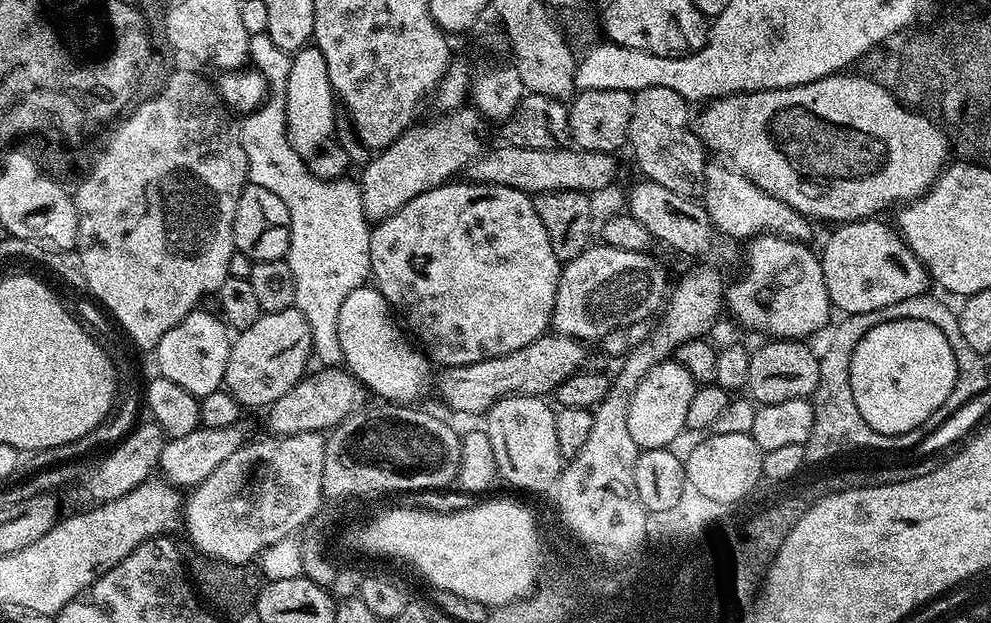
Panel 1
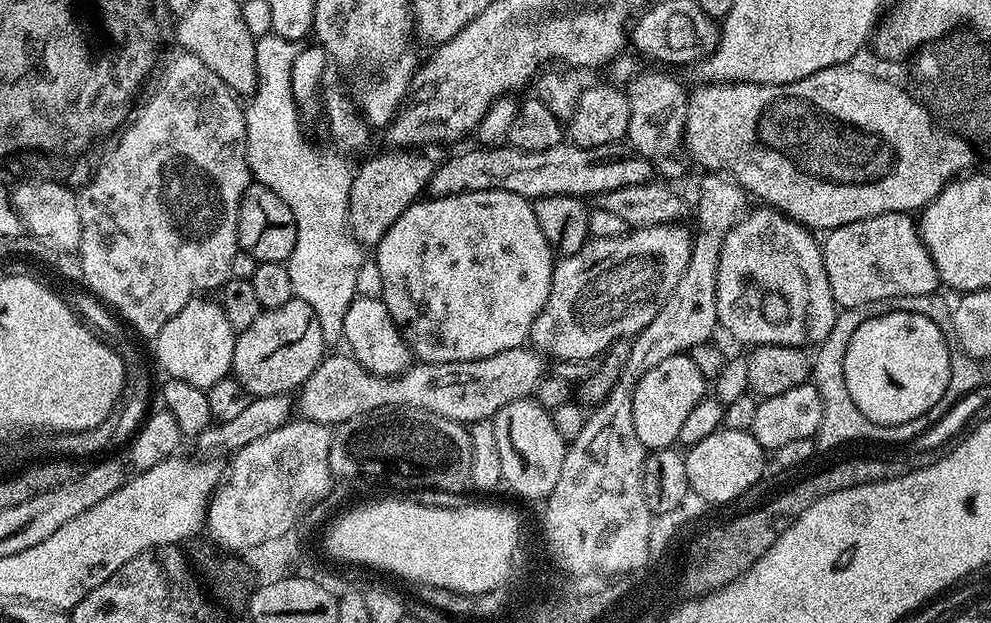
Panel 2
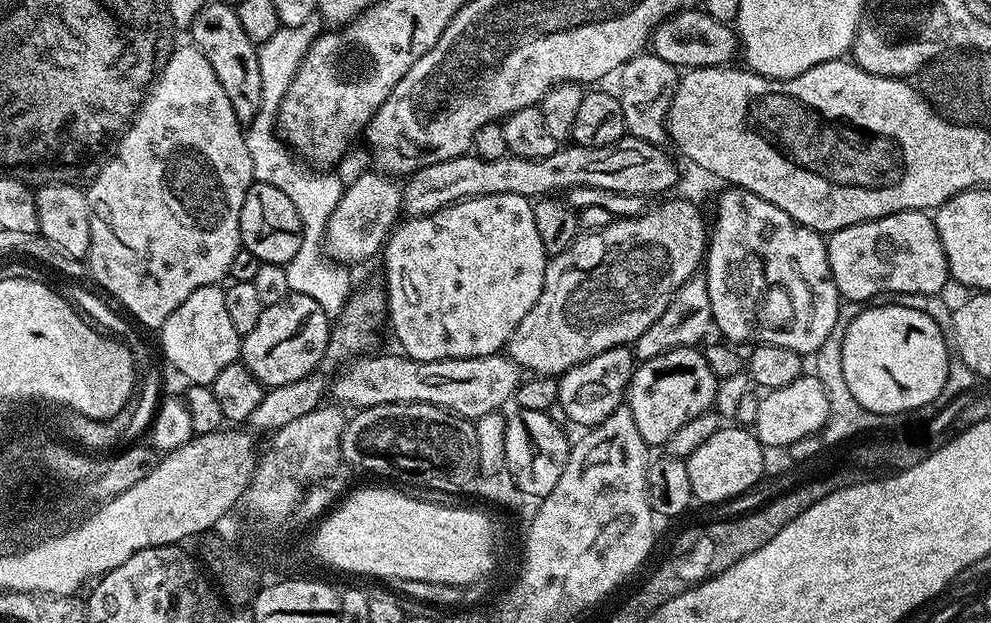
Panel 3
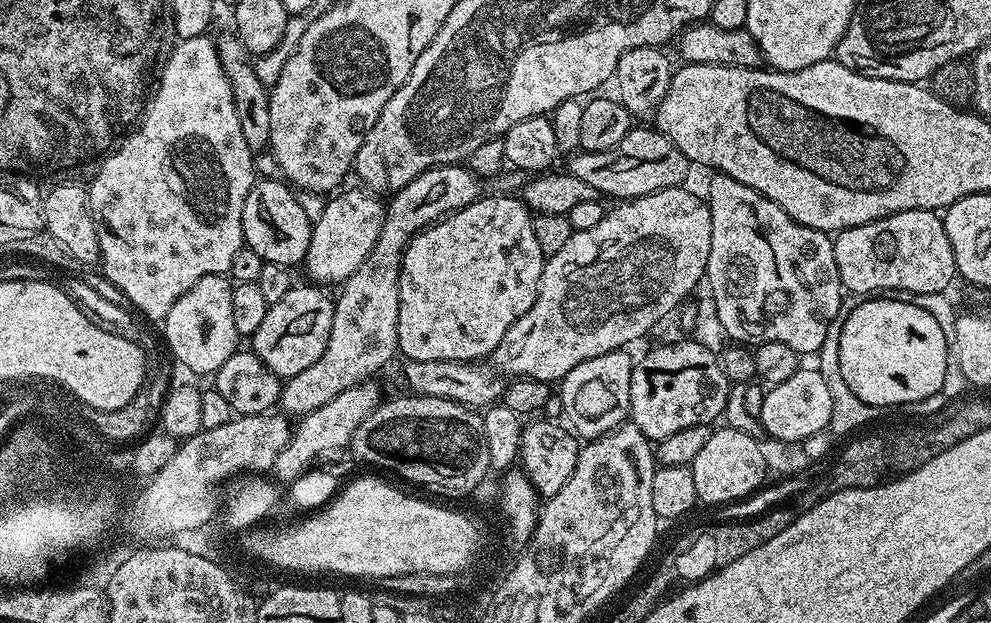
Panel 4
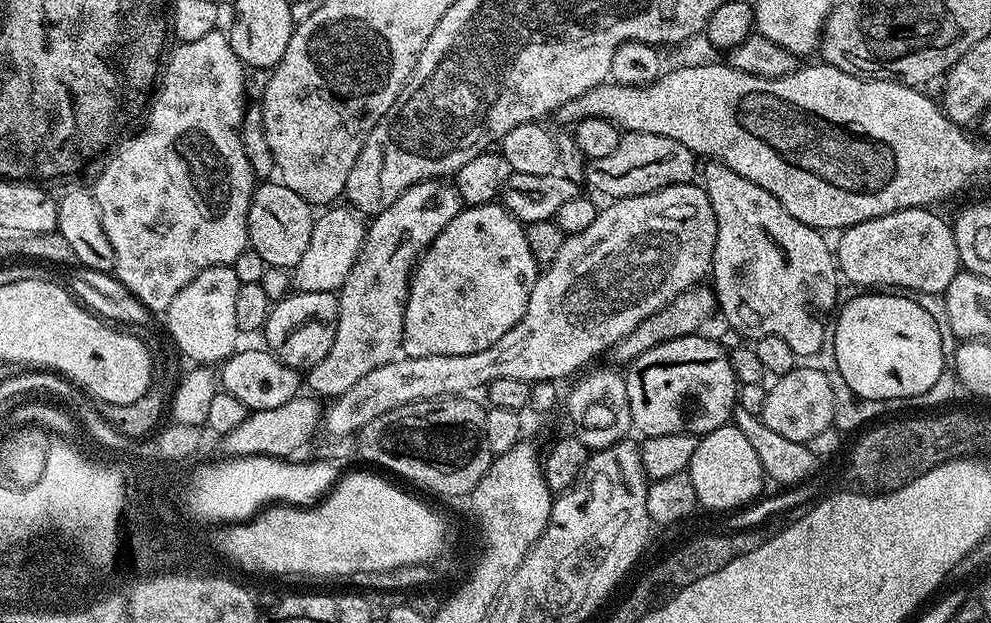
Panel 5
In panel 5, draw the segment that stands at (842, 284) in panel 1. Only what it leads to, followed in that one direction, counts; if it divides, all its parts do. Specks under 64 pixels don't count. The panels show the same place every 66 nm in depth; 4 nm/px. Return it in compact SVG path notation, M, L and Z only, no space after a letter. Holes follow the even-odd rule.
M931 207L927 208L907 208L906 210L898 210L894 214L886 214L882 218L870 218L866 222L858 222L854 226L843 229L839 233L840 245L835 245L834 255L838 265L838 272L841 277L844 276L852 284L857 284L860 290L907 290L909 293L931 292L933 294L942 294L950 286L950 282L954 282L957 272L961 271L960 255L958 254L958 246L956 245L956 234L951 223L948 224L942 217L936 213Z

